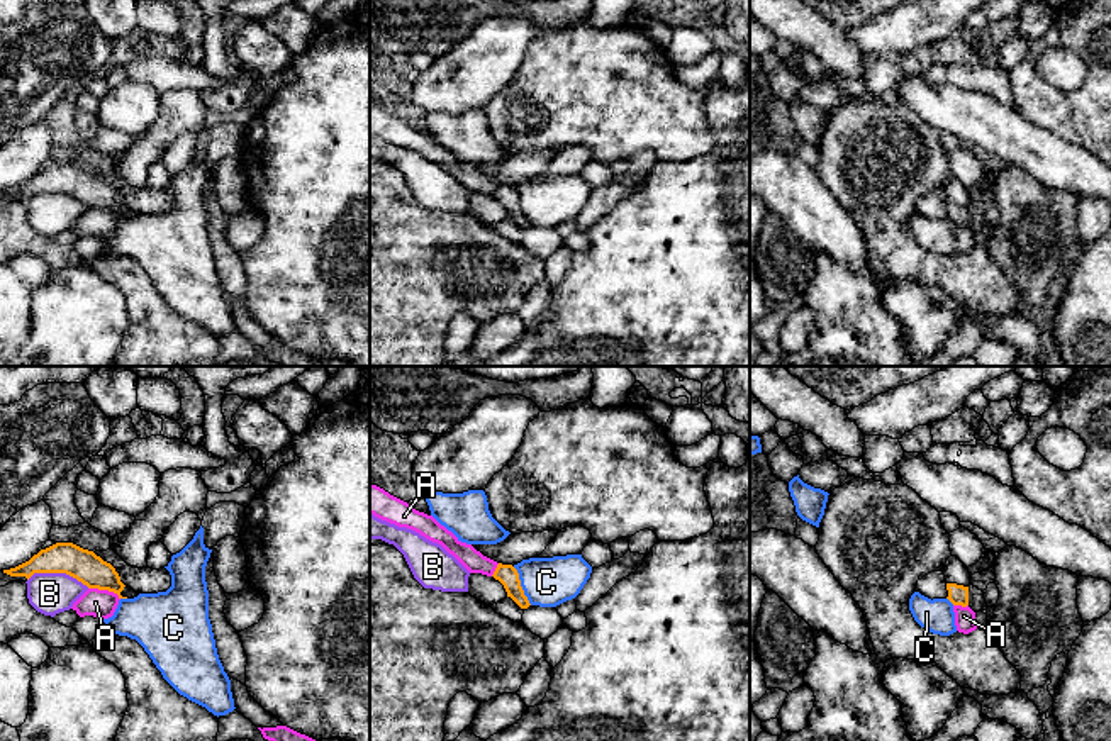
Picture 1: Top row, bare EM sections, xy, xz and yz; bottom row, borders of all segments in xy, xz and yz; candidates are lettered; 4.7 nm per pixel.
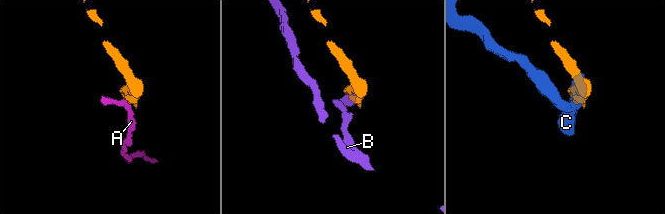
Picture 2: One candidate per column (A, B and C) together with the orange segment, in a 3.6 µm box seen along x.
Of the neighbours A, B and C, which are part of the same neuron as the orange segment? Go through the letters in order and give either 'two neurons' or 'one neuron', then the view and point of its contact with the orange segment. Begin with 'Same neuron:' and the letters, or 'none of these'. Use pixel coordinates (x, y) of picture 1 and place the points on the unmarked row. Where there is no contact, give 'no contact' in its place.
Same neuron: none of these
A: two neurons; meets orange in xy at (106, 209)
B: two neurons; meets orange in xy at (58, 192)
C: two neurons; meets orange in xz at (519, 206)

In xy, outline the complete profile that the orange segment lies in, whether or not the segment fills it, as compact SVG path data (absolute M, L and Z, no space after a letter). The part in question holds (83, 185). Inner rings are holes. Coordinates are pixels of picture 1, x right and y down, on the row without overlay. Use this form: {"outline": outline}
{"outline": "M56 163L46 170L41 170L29 181L3 190L10 197L25 197L27 200L34 193L66 193L88 209L109 210L122 217L124 203L120 202L115 188L97 176L93 171L83 170L73 163Z"}

